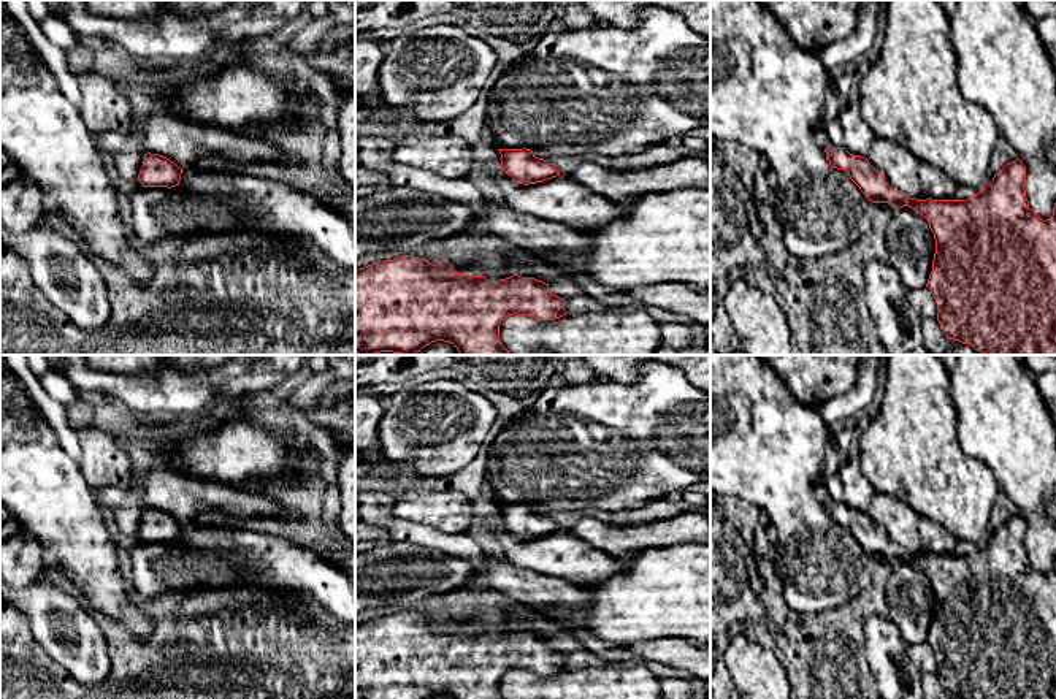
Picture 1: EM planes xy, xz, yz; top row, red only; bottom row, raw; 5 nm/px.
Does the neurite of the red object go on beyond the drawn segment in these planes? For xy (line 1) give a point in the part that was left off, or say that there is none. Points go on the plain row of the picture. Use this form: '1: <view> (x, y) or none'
1: none

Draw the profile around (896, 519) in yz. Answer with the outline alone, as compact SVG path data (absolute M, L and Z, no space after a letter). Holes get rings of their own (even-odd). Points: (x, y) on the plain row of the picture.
M875 491L869 501L866 514L885 531L888 540L896 547L901 547L909 553L916 553L921 548L918 533L921 517L905 502Z

